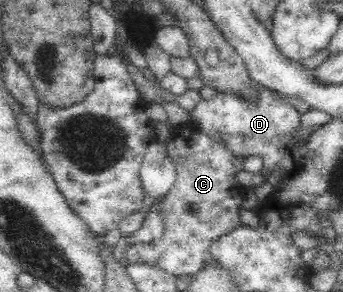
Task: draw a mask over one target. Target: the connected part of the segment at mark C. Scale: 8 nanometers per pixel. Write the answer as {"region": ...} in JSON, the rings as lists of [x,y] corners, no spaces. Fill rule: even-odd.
{"region":[[[194,123],[175,126],[165,147],[175,164],[176,178],[159,202],[164,236],[151,243],[127,246],[124,258],[130,264],[143,262],[157,266],[174,276],[194,276],[200,268],[217,262],[209,251],[211,242],[242,224],[238,210],[249,187],[240,183],[236,174],[243,169],[245,158],[234,156],[226,146],[212,140]]]}

